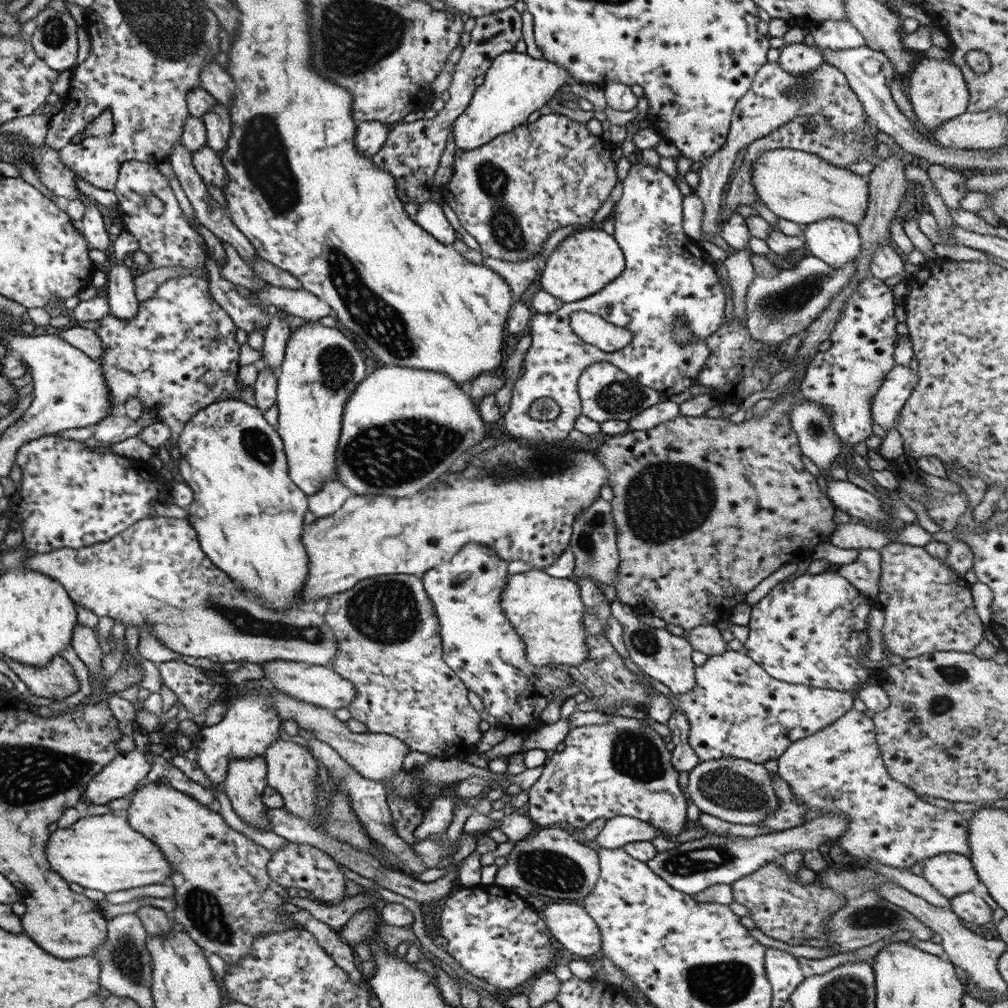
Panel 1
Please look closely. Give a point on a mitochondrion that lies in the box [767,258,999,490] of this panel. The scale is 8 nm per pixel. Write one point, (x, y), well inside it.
(814, 428)

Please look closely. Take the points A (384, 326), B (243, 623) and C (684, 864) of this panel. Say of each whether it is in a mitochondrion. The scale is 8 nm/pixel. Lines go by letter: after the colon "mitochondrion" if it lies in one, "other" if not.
A: mitochondrion
B: mitochondrion
C: mitochondrion

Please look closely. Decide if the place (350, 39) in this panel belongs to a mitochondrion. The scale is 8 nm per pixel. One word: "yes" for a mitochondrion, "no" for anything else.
yes

